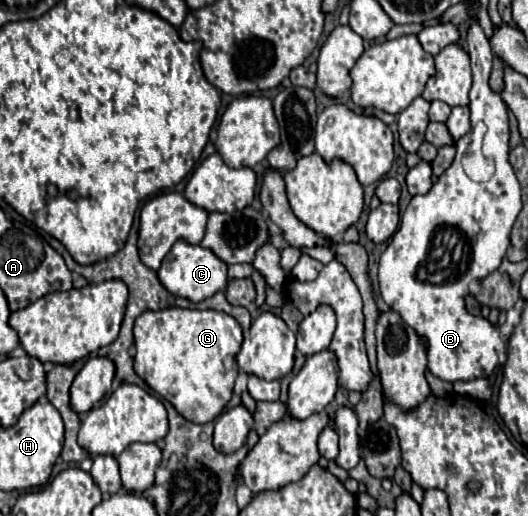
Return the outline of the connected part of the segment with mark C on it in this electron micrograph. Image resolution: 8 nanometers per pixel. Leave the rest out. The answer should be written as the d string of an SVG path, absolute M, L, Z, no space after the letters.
M178 240L172 246L172 250L166 254L156 274L158 274L160 284L164 284L168 292L180 298L188 298L190 302L202 302L214 296L216 292L222 292L228 284L228 266L220 258L216 258L212 250L202 248L202 246L192 246L184 240Z

